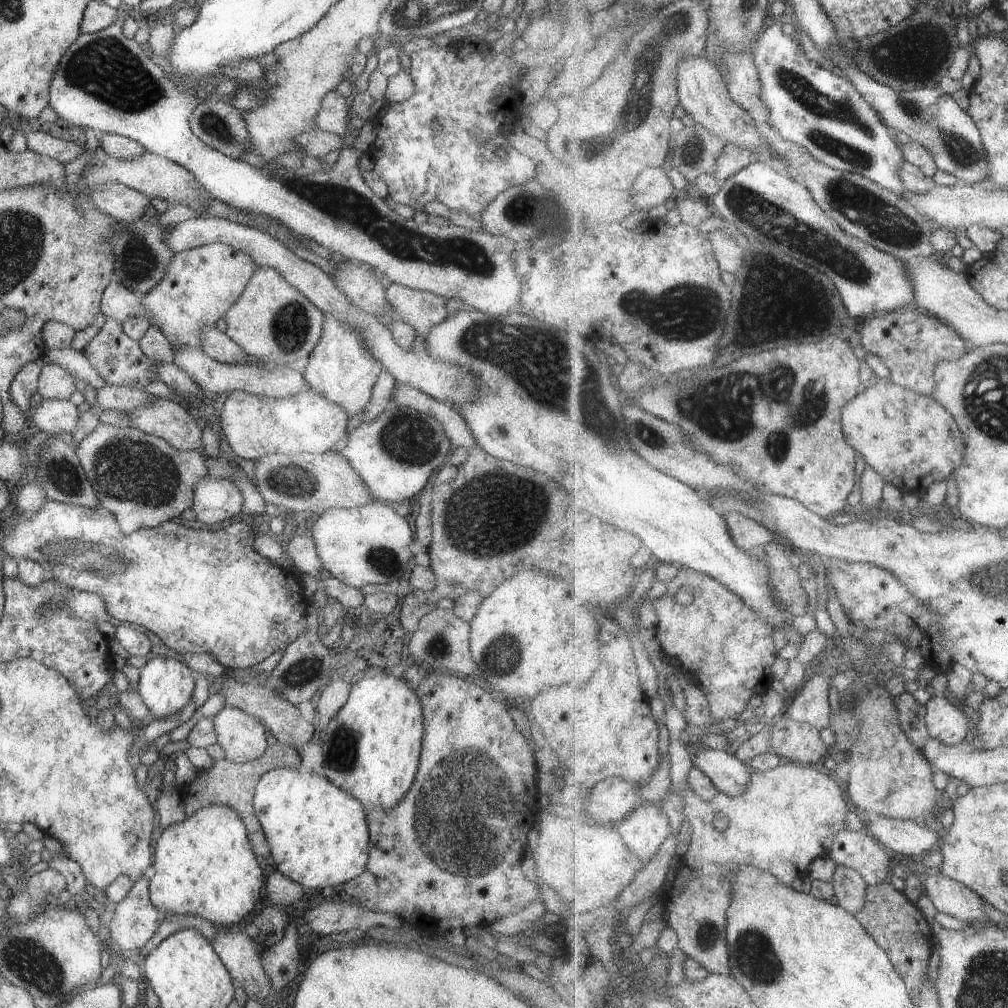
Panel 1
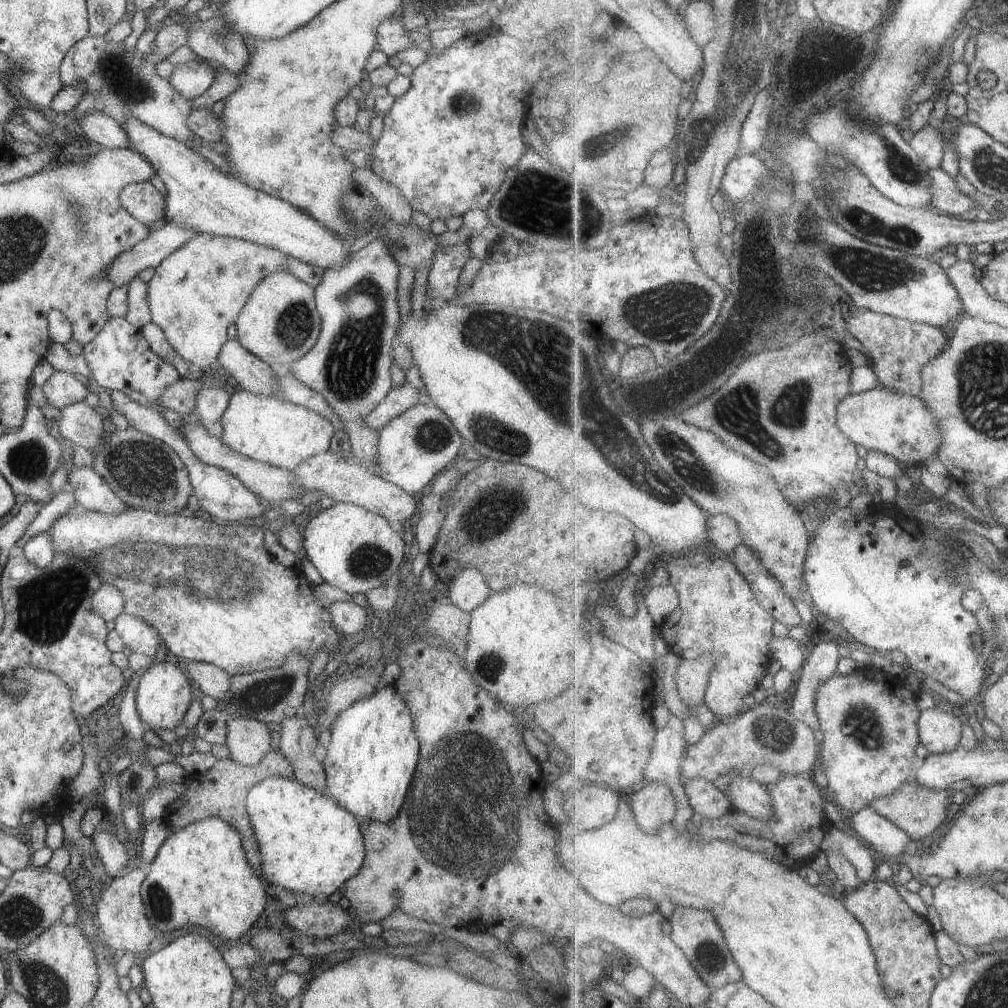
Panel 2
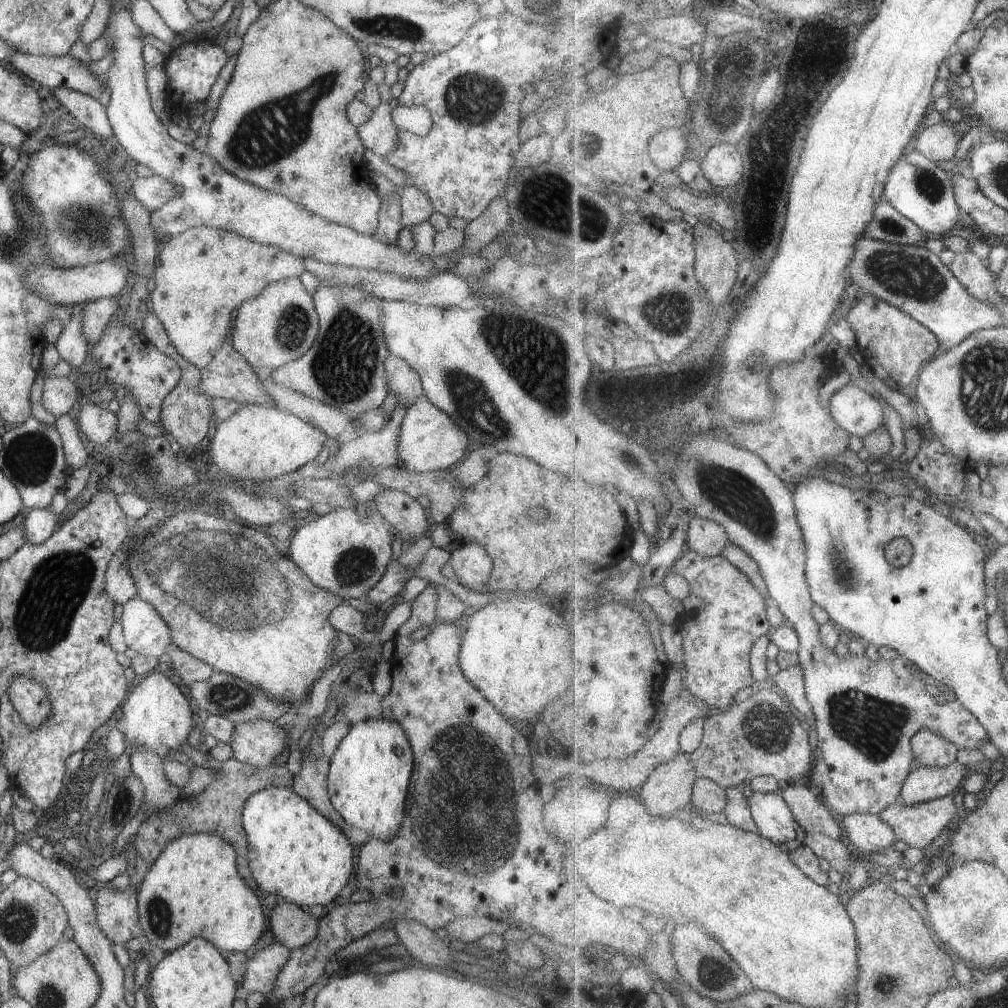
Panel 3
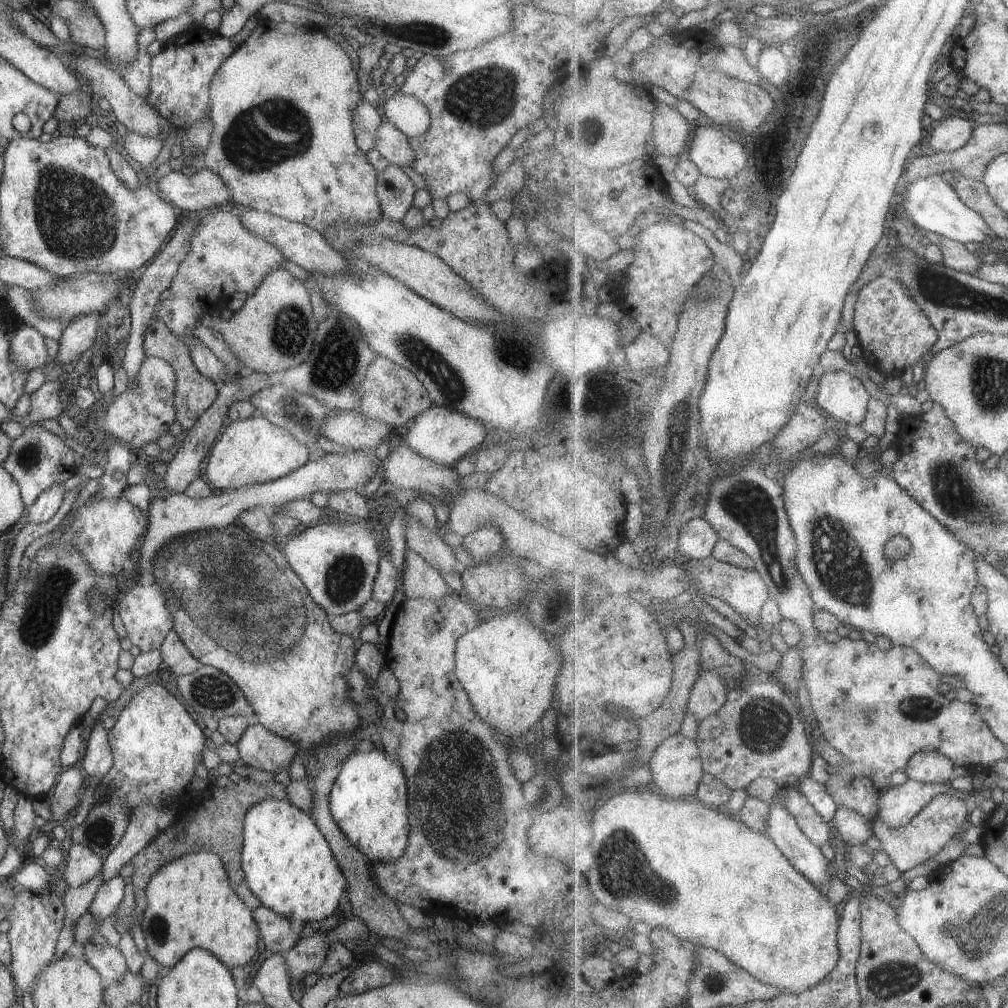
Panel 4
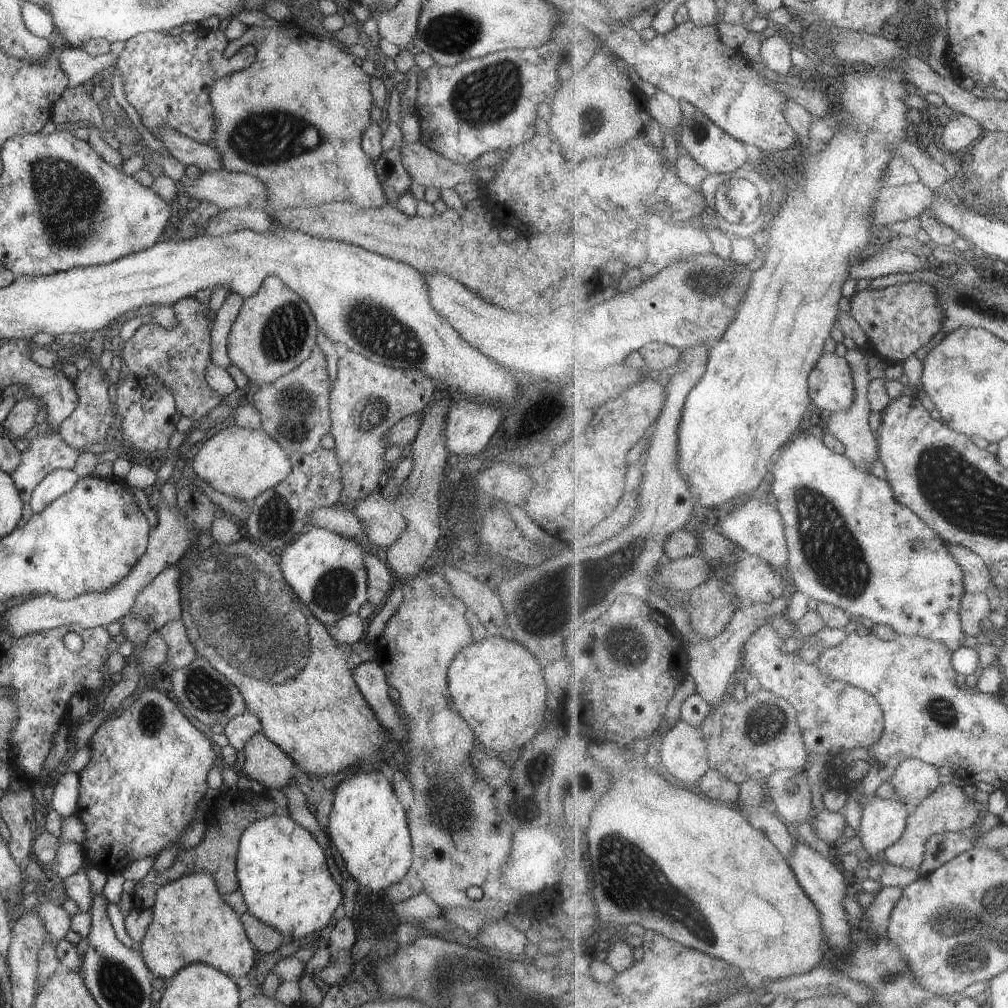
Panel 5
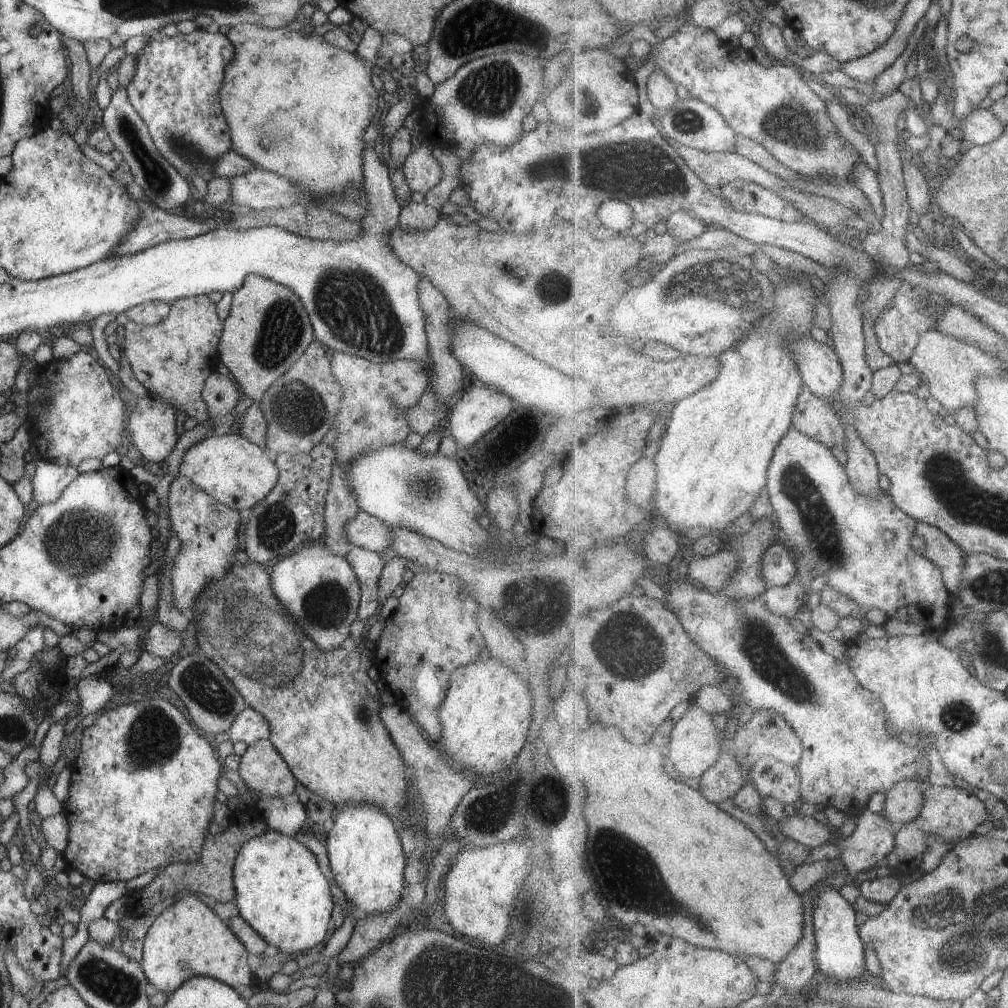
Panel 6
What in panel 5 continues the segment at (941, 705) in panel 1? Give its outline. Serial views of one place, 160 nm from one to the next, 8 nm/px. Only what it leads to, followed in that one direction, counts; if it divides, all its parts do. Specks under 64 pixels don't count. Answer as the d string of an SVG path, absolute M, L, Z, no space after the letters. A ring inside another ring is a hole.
M915 757L905 759L891 778L895 795L911 807L921 804L941 786L935 767Z

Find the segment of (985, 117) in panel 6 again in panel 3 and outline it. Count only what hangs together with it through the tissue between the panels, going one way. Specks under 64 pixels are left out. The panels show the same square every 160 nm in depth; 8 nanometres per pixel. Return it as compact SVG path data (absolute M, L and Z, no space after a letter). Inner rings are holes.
M941 121L931 127L921 127L912 143L912 148L940 165L955 158L959 142L961 136L955 132L955 126Z

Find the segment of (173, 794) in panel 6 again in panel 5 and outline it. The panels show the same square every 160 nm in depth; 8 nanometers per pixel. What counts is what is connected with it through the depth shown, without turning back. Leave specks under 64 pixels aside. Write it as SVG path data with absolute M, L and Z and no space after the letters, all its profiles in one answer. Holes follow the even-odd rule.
M150 687L144 689L141 694L138 694L136 700L131 702L130 706L123 708L119 716L111 714L101 721L88 740L88 749L90 750L89 760L77 772L79 794L76 810L79 814L78 819L85 825L84 834L87 835L80 844L83 852L83 861L87 860L91 867L95 867L106 875L110 875L120 873L130 862L144 859L147 856L155 857L160 850L169 848L175 844L179 840L181 832L191 822L194 812L201 809L203 795L207 788L205 776L207 776L207 772L209 772L209 769L213 766L213 762L215 762L215 752L211 749L211 745L212 743L207 740L204 734L191 725L187 717L183 716L183 713L177 709L177 706L167 696Z

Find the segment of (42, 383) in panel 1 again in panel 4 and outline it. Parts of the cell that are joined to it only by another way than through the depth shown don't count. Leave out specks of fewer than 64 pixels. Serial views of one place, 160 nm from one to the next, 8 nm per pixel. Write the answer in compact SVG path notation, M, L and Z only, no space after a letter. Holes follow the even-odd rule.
M62 379L50 380L44 382L35 392L29 394L29 414L27 420L36 423L39 420L54 419L57 420L61 413L59 401L59 388L61 388Z

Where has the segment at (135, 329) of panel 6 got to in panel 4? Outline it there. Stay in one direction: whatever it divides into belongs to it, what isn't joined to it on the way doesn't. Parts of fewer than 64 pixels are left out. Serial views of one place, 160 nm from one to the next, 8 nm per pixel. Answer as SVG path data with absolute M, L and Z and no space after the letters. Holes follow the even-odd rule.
M153 319L147 330L145 330L145 340L143 340L143 351L145 357L156 357L165 360L171 364L175 374L175 384L173 392L173 414L183 430L189 430L197 418L211 406L211 401L217 396L217 384L213 383L209 378L202 376L195 366L193 366L189 358L189 350L183 344L183 341L173 335L163 322Z

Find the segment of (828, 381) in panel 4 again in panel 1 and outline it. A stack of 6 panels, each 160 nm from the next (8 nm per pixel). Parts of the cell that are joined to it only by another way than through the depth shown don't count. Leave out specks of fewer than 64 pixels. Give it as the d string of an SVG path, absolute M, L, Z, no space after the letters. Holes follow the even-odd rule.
M873 380L868 384L867 389L857 396L857 400L853 400L853 404L847 404L845 406L845 414L843 415L842 422L844 425L845 439L848 444L851 445L861 458L863 458L865 465L870 466L885 480L885 482L897 488L900 492L916 493L918 491L925 492L931 484L935 482L941 482L945 478L949 478L961 464L963 464L963 450L965 450L965 442L963 442L963 436L961 436L961 430L957 426L957 422L953 420L953 416L933 398L934 395L920 394L919 392L913 392L911 388L901 387L895 382L891 383L889 380Z

